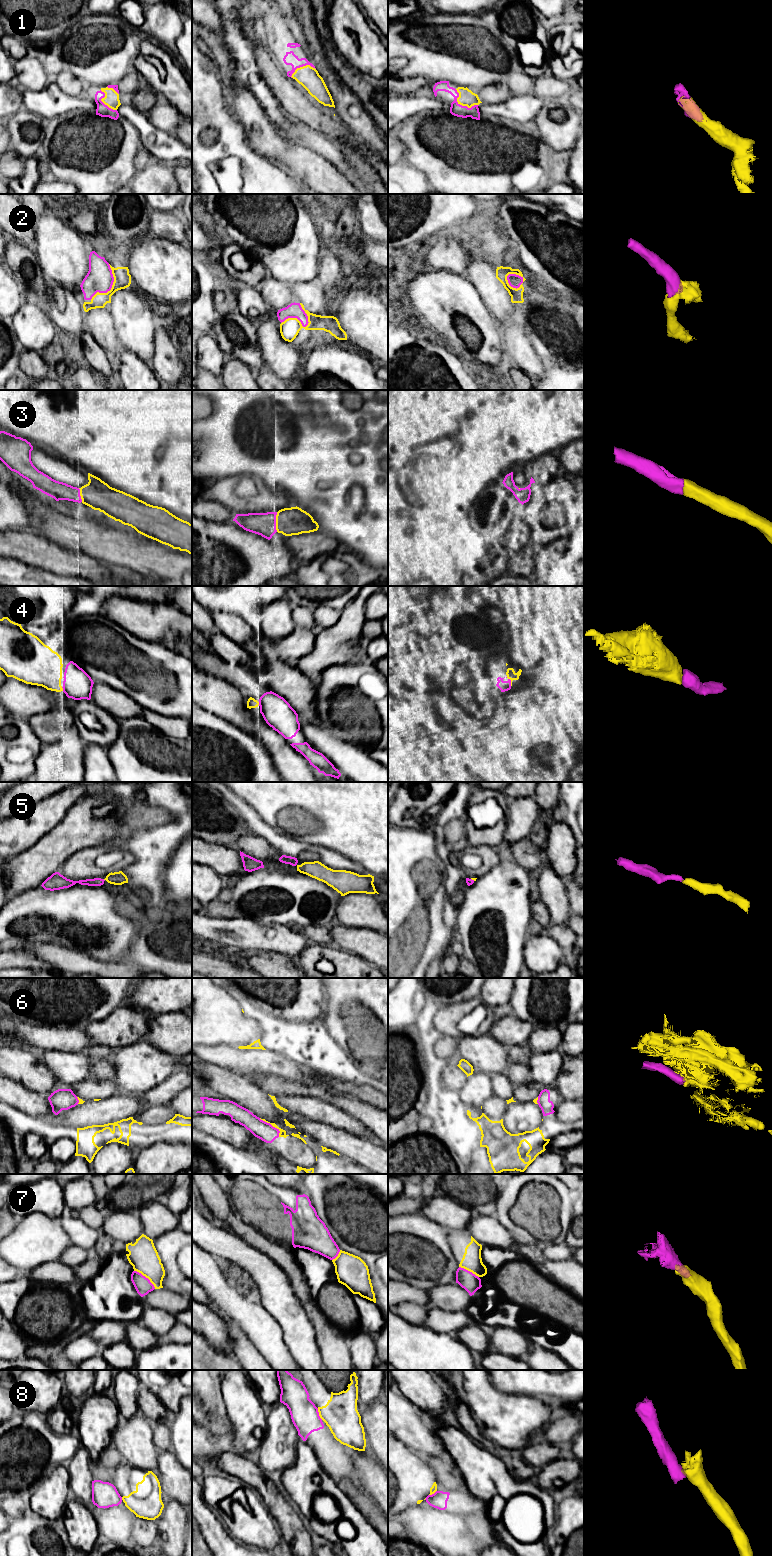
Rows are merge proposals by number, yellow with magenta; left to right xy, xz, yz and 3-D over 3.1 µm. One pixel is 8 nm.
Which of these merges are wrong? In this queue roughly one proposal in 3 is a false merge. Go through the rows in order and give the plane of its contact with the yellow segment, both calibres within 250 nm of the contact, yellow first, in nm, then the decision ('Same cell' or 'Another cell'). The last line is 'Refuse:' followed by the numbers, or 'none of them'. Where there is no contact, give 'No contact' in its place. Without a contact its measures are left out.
1: Touches yellow in yz. Thickness 130 nm (yellow) against 100 nm. Same cell
2: Touches yellow in xz. Thickness 160 nm (yellow) against 120 nm. Same cell
3: Touches yellow in xz. Thickness 220 nm (yellow) against 190 nm. Same cell
4: Touches yellow in yz. Thickness 70 nm (yellow) against 80 nm. Same cell
5: Touches yellow in yz. Thickness 20 nm (yellow) against 50 nm. Same cell
6: Touches yellow in xz. Thickness 50 nm (yellow) against 150 nm. Same cell
7: Touches yellow in xy. Thickness 240 nm (yellow) against 140 nm. Another cell
8: Touches yellow in xz. Thickness 280 nm (yellow) against 220 nm. Another cell
Refuse: 7, 8

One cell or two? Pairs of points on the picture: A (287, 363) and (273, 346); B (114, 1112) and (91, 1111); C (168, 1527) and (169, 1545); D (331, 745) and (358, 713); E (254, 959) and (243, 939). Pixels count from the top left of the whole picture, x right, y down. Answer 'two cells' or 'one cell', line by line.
A: one cell
B: one cell
C: one cell
D: two cells
E: two cells

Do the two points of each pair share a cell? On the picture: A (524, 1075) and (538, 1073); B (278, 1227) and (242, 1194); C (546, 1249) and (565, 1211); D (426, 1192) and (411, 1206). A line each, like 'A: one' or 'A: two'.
A: two
B: one
C: two
D: one

